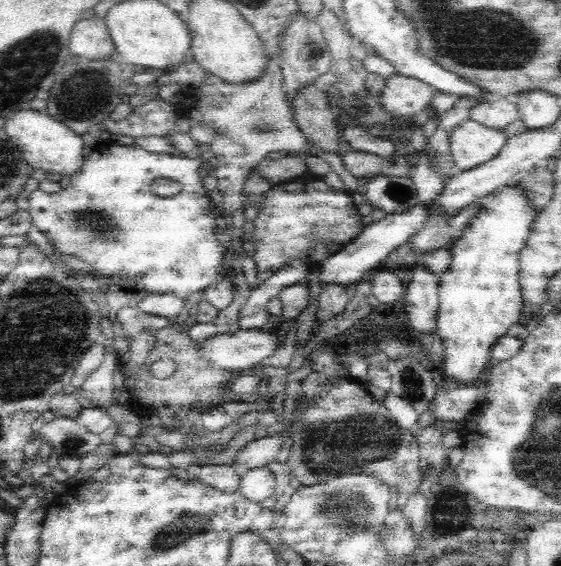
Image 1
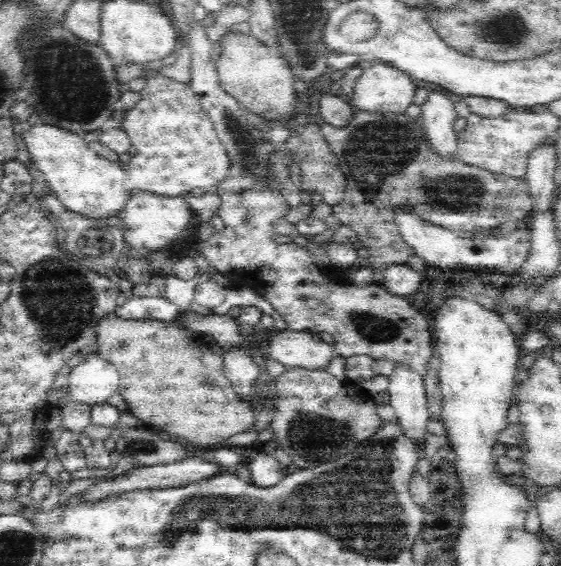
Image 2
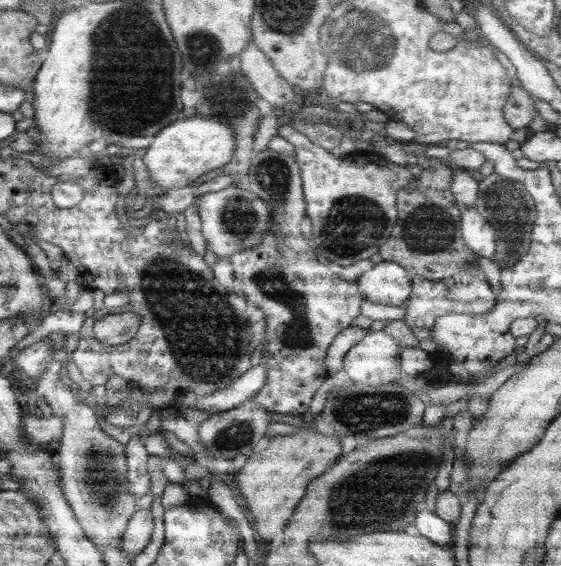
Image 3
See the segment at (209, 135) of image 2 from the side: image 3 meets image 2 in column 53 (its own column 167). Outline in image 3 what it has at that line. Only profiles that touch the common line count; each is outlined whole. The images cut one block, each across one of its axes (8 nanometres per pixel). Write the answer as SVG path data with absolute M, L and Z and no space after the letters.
M192 116L192 118L178 120L170 126L165 126L160 132L153 134L154 140L146 149L143 160L152 181L156 183L157 187L160 187L160 193L157 196L148 197L149 203L145 203L145 198L142 198L137 206L139 211L150 207L168 190L192 185L202 175L227 165L236 146L232 125L222 120L216 120L216 118Z

